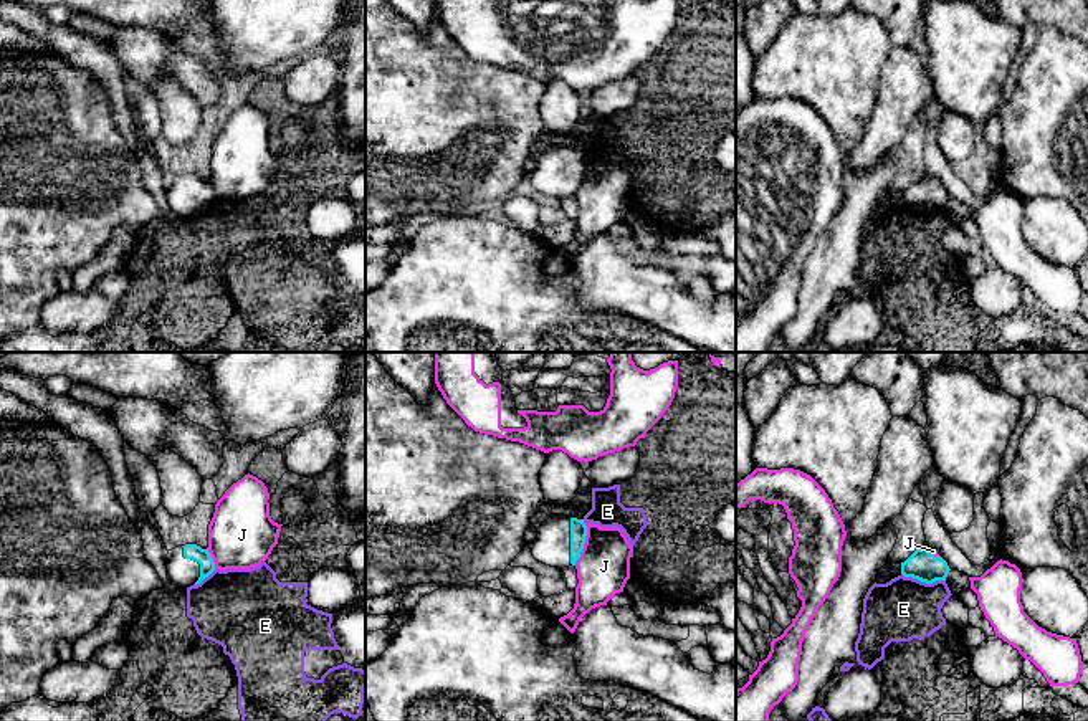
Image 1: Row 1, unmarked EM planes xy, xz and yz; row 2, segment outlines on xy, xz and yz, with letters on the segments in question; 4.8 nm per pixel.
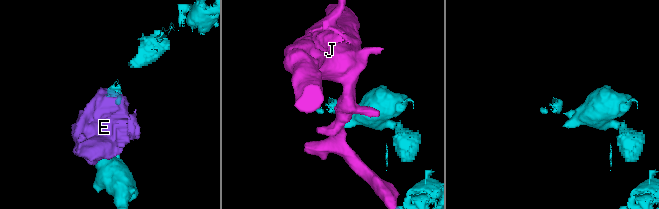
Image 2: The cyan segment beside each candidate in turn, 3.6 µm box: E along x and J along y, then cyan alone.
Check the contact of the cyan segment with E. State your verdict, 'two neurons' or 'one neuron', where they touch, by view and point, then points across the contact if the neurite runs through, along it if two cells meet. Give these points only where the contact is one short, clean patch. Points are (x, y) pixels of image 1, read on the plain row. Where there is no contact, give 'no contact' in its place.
two neurons; contact yz (923, 210)

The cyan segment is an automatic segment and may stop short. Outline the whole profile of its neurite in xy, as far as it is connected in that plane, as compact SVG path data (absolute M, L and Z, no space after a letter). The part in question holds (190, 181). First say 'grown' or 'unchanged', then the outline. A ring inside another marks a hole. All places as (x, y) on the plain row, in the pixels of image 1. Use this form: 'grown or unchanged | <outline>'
grown | M185 174L169 180L165 195L169 212L185 218L200 213L215 200L208 179L197 174Z

